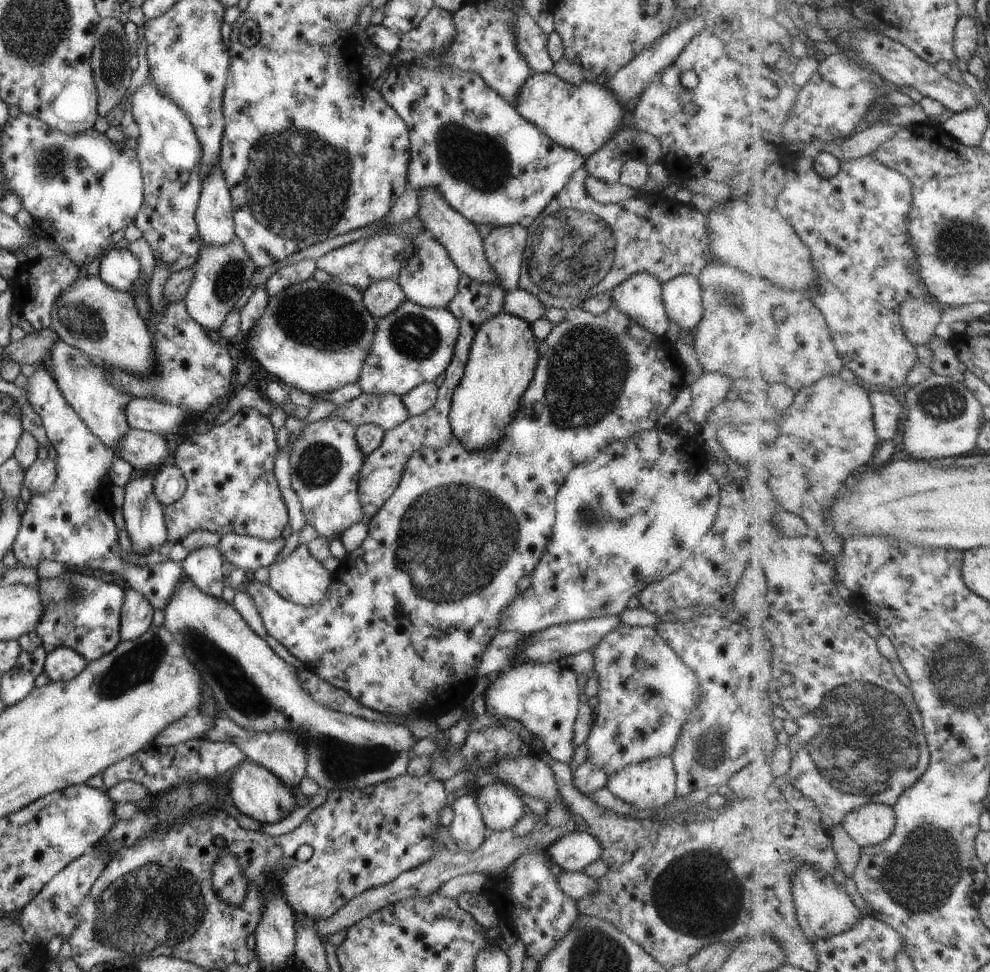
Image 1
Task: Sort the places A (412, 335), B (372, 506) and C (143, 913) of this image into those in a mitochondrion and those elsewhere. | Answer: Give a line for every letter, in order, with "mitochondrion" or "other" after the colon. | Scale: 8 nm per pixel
A: mitochondrion
B: other
C: mitochondrion

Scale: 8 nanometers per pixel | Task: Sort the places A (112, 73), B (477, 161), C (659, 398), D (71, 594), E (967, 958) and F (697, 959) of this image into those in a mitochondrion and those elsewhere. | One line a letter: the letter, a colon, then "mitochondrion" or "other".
A: mitochondrion
B: mitochondrion
C: other
D: mitochondrion
E: other
F: other

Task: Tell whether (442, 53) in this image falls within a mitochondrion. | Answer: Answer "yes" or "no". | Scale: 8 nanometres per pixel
no

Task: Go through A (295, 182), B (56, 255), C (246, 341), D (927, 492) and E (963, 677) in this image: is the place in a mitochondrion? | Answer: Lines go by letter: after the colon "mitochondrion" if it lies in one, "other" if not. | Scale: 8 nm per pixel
A: mitochondrion
B: other
C: other
D: other
E: mitochondrion

